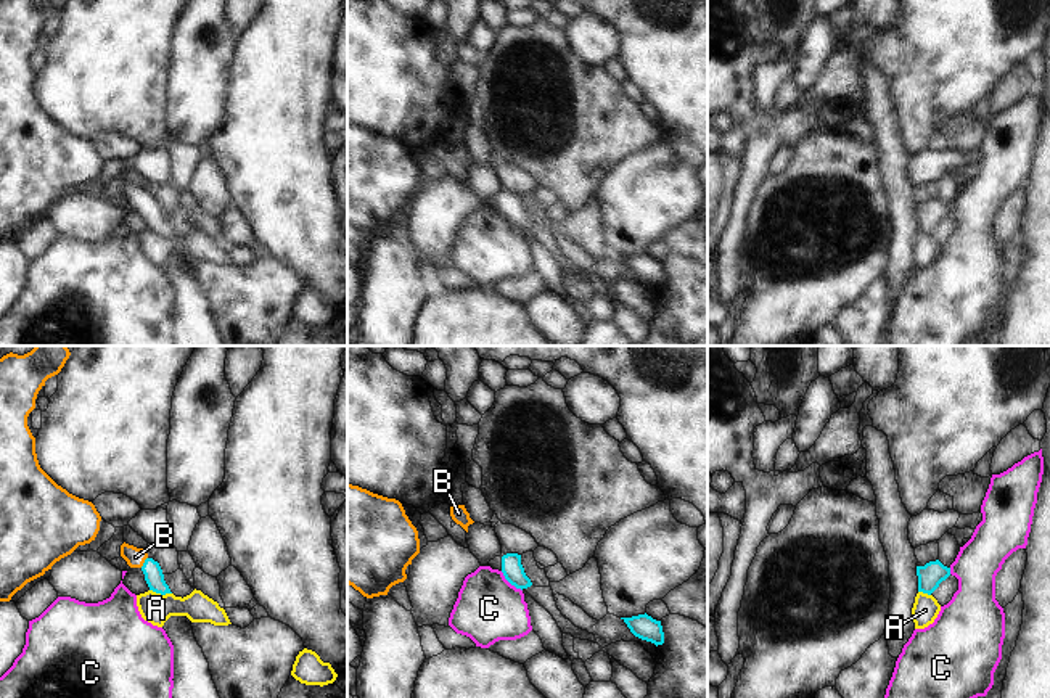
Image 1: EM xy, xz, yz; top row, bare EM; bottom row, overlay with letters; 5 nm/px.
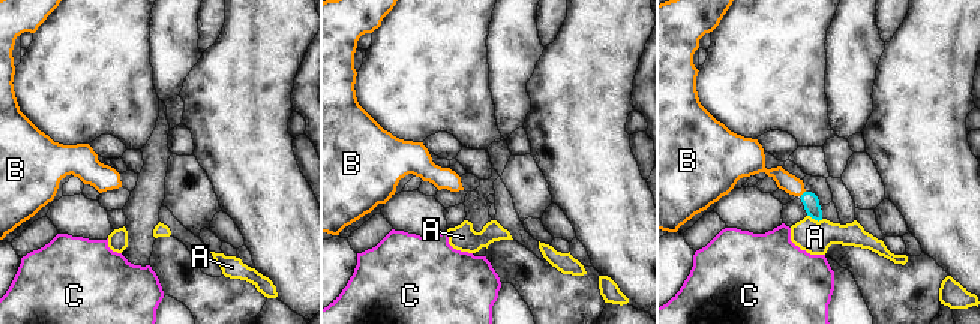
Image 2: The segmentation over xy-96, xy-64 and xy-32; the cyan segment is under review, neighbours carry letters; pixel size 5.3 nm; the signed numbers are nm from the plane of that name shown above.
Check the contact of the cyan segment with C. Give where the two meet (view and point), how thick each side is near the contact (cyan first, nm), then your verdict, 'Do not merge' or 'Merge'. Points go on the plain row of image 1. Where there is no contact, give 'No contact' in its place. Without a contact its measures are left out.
Touches cyan at xz (510, 222). Thickness 110 nm (cyan) against 320 nm. Do not merge

